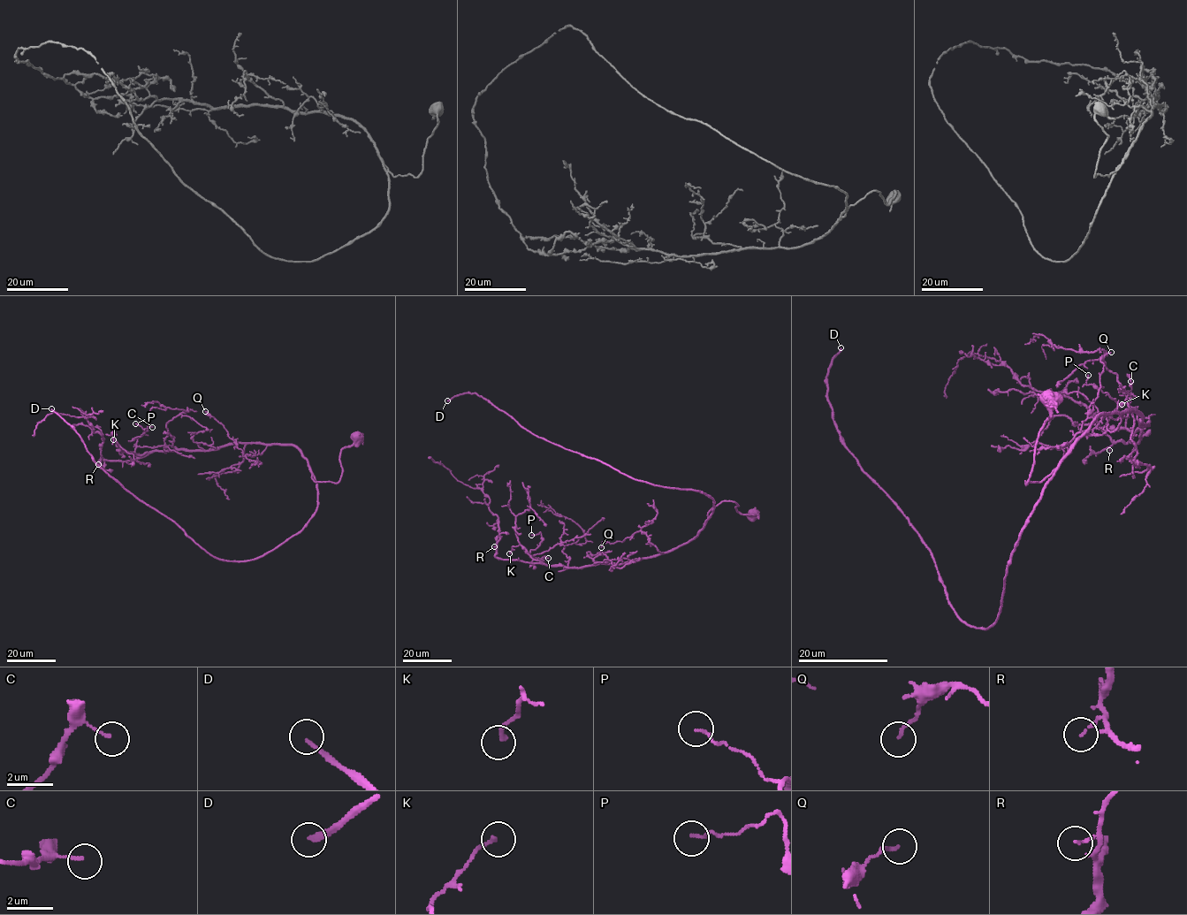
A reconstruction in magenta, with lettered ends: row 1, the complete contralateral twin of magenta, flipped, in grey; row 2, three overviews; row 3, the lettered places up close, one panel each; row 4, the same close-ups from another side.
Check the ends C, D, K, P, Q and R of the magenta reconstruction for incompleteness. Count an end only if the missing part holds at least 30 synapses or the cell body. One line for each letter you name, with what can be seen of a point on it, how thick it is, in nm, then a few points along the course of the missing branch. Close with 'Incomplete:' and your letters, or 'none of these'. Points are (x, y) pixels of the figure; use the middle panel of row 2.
D: place (447, 400); calibre 200 nm
Incomplete: D

